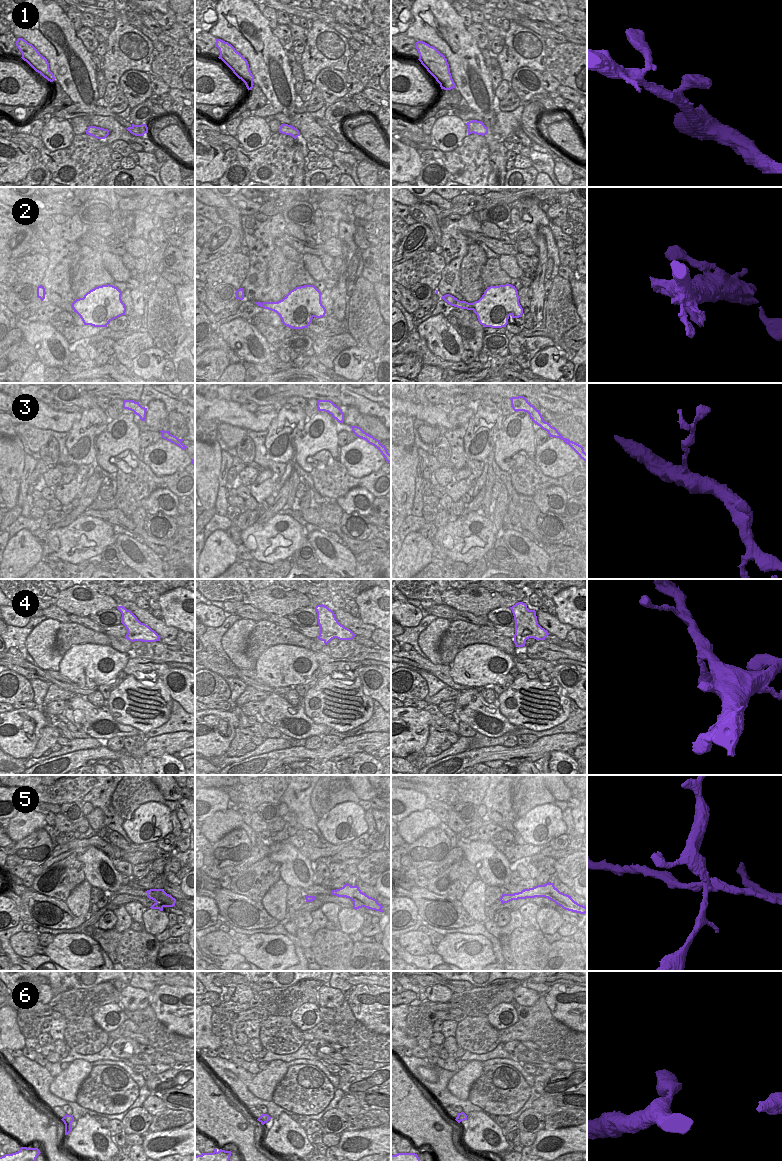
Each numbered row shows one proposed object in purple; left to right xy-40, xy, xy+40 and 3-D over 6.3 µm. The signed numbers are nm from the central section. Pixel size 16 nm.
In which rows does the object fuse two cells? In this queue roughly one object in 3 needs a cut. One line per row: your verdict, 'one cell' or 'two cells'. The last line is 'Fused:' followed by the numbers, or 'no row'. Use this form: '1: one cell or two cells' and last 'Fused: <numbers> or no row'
1: one cell
2: one cell
3: two cells
4: one cell
5: two cells
6: one cell
Fused: 3, 5

